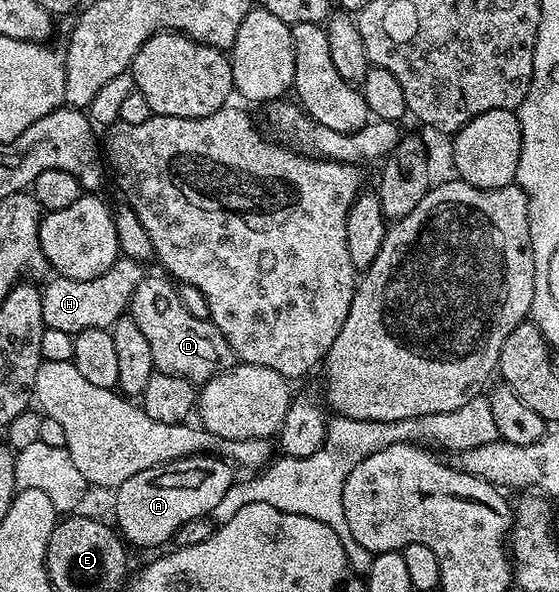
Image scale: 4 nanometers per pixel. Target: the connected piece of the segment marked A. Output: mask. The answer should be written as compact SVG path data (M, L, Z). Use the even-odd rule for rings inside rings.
M210 454L186 456L169 464L133 474L116 491L113 520L124 541L139 548L155 548L170 541L179 527L190 519L210 516L213 506L221 502L225 490L233 483L232 465Z

